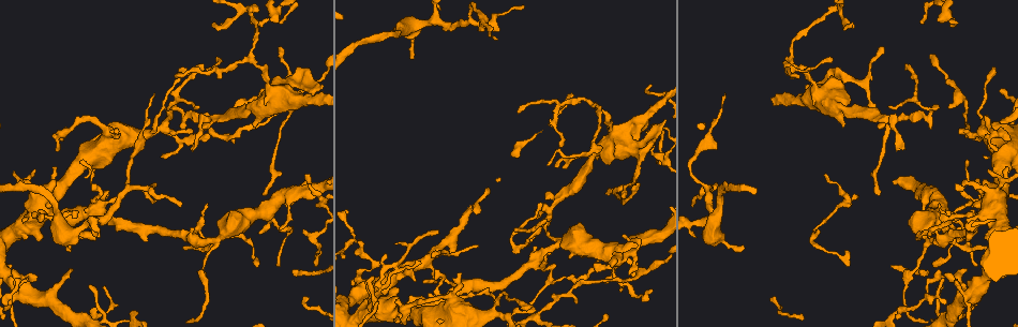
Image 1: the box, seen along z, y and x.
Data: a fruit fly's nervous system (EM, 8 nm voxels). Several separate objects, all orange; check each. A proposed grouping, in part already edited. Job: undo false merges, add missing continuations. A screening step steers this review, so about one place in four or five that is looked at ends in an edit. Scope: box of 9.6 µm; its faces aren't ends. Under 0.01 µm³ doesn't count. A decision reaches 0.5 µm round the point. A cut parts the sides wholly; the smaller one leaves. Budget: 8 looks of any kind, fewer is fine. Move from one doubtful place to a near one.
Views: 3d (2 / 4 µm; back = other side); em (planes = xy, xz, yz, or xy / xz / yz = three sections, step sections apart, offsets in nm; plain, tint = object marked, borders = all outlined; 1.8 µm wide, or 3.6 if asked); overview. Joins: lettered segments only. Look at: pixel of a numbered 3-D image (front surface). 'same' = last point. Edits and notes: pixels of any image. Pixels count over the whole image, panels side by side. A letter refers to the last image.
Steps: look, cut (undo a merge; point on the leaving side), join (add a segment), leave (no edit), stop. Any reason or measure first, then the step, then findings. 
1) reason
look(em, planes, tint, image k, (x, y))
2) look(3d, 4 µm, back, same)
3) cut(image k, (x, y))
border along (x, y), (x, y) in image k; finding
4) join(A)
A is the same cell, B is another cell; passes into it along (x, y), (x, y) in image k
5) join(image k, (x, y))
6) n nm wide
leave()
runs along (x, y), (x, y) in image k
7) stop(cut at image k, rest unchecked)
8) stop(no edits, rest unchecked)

sharp bend
look(em, yz, step 4, tint, image 1, (417, 23))

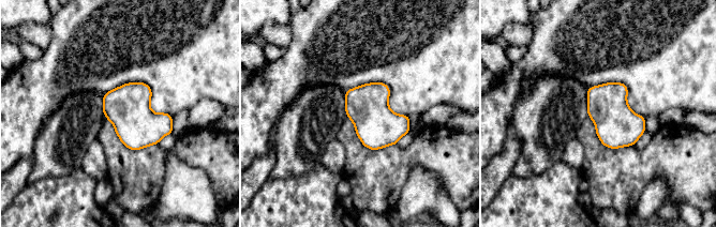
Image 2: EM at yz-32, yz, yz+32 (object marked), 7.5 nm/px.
cut it another way
look(em, planes, borders, same)

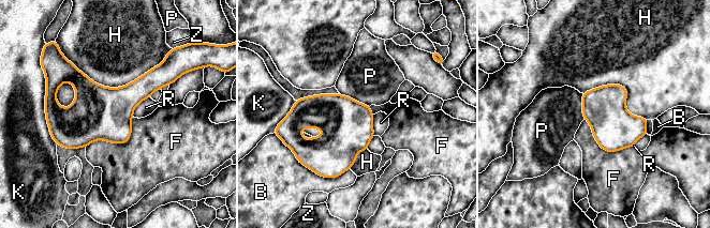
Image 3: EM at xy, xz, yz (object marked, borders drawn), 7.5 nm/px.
leave()
B, F, H, K, P, R and Z are other cells; all the same cell

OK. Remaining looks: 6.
looks like a crossing
look(em, 3.6 µm, planes, borders, image 1, (34, 219))

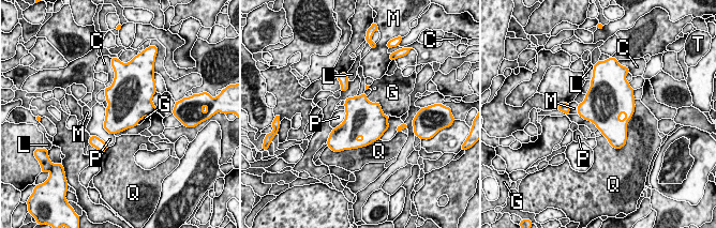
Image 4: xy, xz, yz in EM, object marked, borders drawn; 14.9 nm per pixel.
leave()
C, G, L, M, P, Q and T are other cells; one cell here

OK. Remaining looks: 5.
branch stops here
look(em, yz, step 8, tint, image 1, (990, 70))

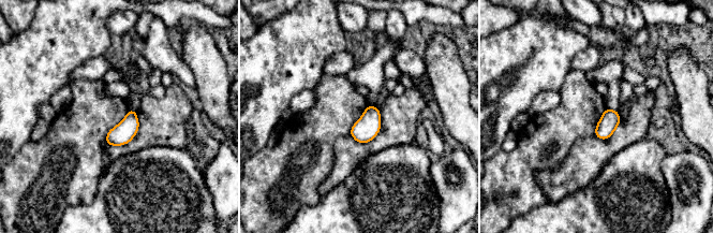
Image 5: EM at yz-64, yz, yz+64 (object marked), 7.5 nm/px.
another direction
look(em, planes, borders, same)

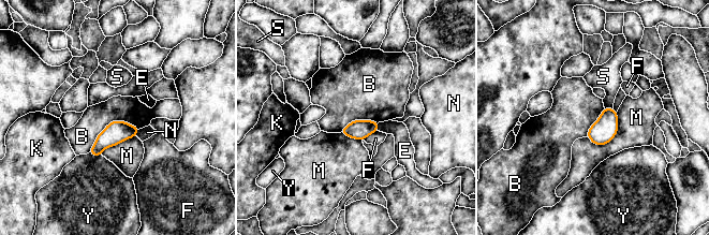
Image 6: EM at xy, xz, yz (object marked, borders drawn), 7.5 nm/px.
140 nm wide
leave()
B, E, F, K, M, N, S and Y are other cells; border along (138, 128), (112, 120), (89, 151) in image 6; no lettered segment goes on from it

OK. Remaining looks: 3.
sharp bend
look(em, 3.6 µm, yz, step 16, tint, image 1, (629, 144))

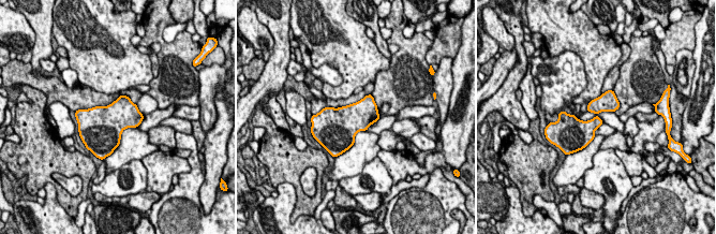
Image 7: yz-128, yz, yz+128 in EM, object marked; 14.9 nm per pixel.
look(em, 3.6 µm, xz, step 16, borders, same)

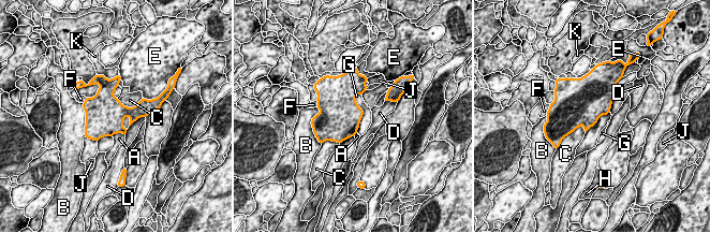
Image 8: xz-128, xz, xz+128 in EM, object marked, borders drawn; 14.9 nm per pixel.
400 nm wide; G touches over 600 nm
leave()
A, B, C, D, E, F, G, H, J and K are other cells; one cell here

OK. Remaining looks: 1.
stop(no edits, rest unchecked)

